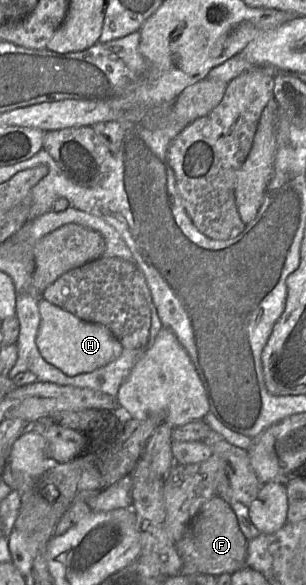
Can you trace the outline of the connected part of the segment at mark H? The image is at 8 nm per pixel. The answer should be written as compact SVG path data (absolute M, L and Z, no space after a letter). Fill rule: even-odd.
M44 298L39 299L38 307L40 324L36 335L37 348L45 360L65 374L75 376L92 372L121 355L123 346L105 325L79 318Z

